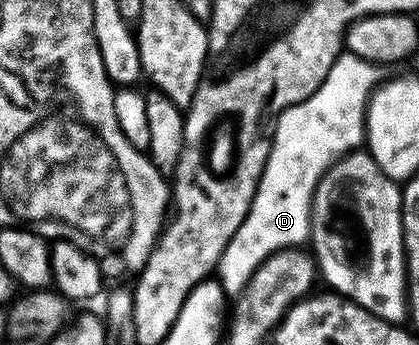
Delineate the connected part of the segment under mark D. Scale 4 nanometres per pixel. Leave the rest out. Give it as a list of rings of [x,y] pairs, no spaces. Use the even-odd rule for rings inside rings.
[[[343,52],[337,58],[323,84],[311,97],[297,105],[287,107],[278,115],[274,124],[275,132],[270,156],[259,178],[248,214],[243,220],[243,224],[239,226],[237,232],[226,244],[219,259],[217,276],[228,295],[238,295],[254,271],[270,255],[283,249],[300,247],[308,241],[311,233],[313,194],[326,171],[364,143],[366,139],[365,115],[368,111],[368,102],[373,91],[382,81],[381,72],[382,69],[377,64],[353,53]]]

